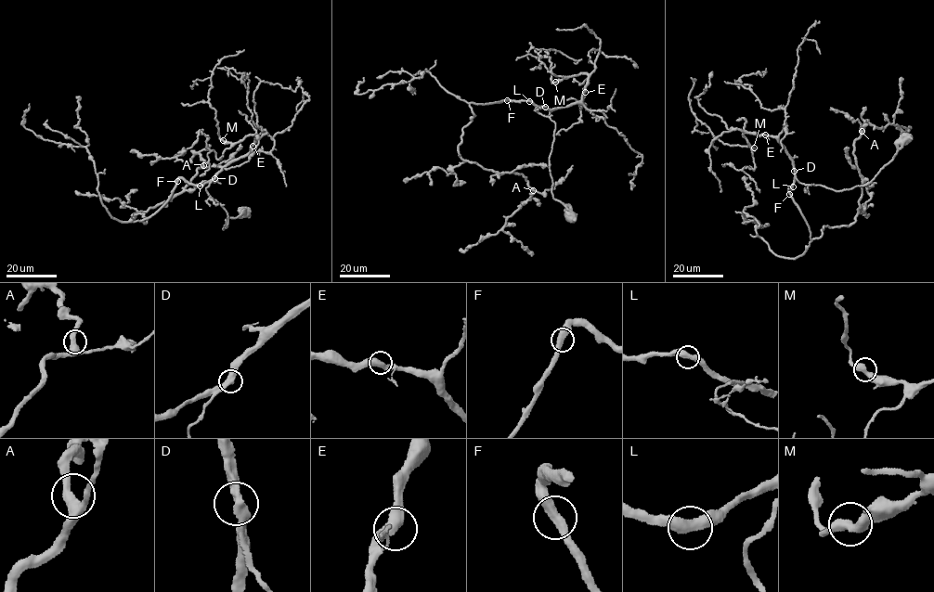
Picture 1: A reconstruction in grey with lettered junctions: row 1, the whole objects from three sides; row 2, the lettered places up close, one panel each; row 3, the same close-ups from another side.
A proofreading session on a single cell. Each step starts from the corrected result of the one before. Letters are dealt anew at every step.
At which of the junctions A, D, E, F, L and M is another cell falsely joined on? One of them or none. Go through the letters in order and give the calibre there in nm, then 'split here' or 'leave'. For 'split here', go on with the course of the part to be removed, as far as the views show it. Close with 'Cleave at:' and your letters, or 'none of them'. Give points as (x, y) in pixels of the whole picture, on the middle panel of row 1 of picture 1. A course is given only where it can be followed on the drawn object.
A: 440 nm thick; leave
D: 440 nm thick; leave
E: 460 nm thick; leave
F: 440 nm thick; leave
L: 460 nm thick; leave
M: 440 nm thick; leave
Cleave at: none of them

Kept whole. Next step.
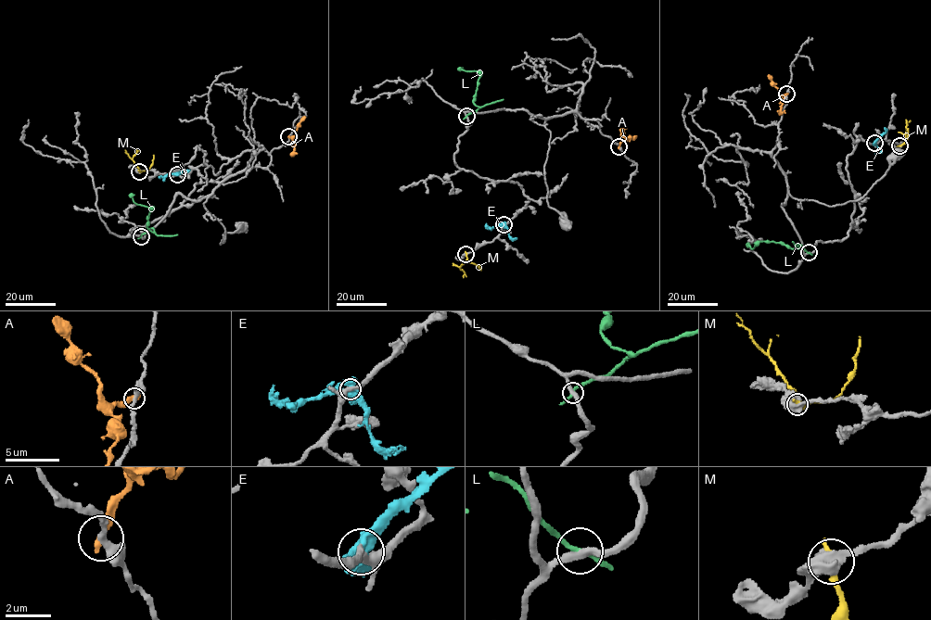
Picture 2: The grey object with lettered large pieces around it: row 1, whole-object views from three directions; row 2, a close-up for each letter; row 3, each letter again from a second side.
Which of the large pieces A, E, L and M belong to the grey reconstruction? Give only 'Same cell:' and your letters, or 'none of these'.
Same cell: none of these

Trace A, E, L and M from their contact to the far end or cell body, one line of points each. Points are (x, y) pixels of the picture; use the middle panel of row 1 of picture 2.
A: (618, 146), (623, 139), (635, 137)
E: (503, 224), (489, 228), (486, 223)
L: (466, 116), (479, 107), (473, 99), (479, 75), (476, 70), (459, 69)
M: (465, 254), (466, 260), (459, 267), (465, 273), (463, 277)

